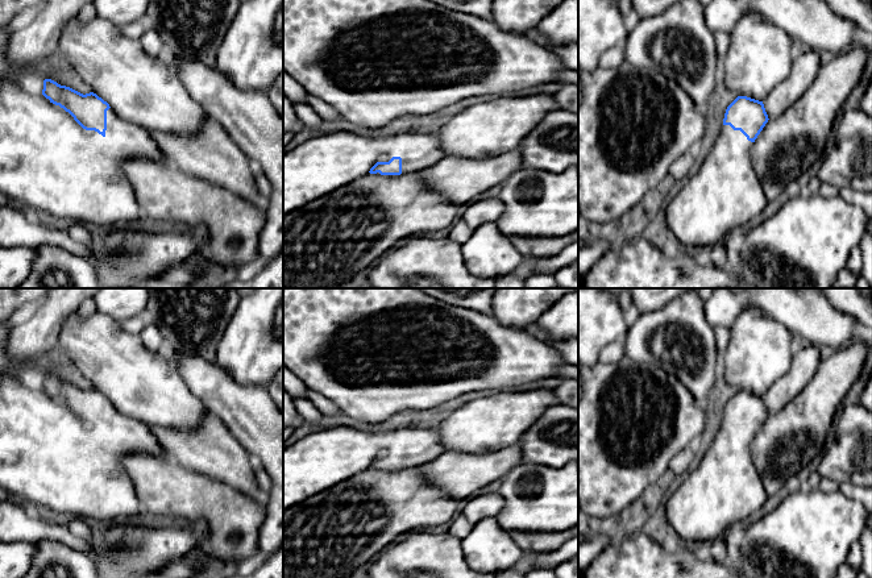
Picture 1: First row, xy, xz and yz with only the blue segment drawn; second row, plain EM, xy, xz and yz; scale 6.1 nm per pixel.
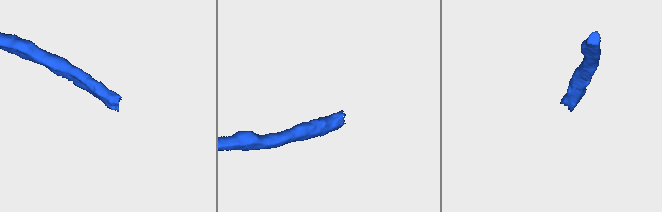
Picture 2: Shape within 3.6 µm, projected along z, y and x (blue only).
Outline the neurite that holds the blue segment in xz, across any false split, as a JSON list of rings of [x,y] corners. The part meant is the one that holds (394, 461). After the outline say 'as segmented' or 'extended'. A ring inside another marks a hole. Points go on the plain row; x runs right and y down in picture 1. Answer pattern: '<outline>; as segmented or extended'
[[[335,427],[316,431],[283,449],[283,511],[369,467],[379,467],[381,470],[416,467],[436,460],[443,453],[444,448],[437,428],[398,427],[386,433],[366,432],[350,427]]]; extended

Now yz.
[[[738,391],[727,402],[715,437],[701,450],[699,465],[688,471],[681,486],[665,503],[665,517],[681,544],[705,548],[714,540],[723,539],[735,523],[747,523],[757,516],[764,507],[768,494],[752,461],[749,446],[768,415],[763,396],[747,391]]]; extended

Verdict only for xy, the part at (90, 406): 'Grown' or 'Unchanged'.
Grown

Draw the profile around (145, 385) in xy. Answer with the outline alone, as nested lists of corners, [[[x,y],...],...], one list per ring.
[[[74,312],[63,324],[58,348],[63,349],[71,363],[123,413],[148,427],[183,431],[198,427],[209,413],[200,399],[190,391],[178,366],[165,350],[150,350],[140,338],[124,330],[120,321],[95,312],[82,317]]]

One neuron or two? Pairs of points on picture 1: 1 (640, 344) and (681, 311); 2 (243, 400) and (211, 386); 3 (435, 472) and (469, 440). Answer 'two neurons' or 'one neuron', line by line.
1: one neuron
2: one neuron
3: two neurons

